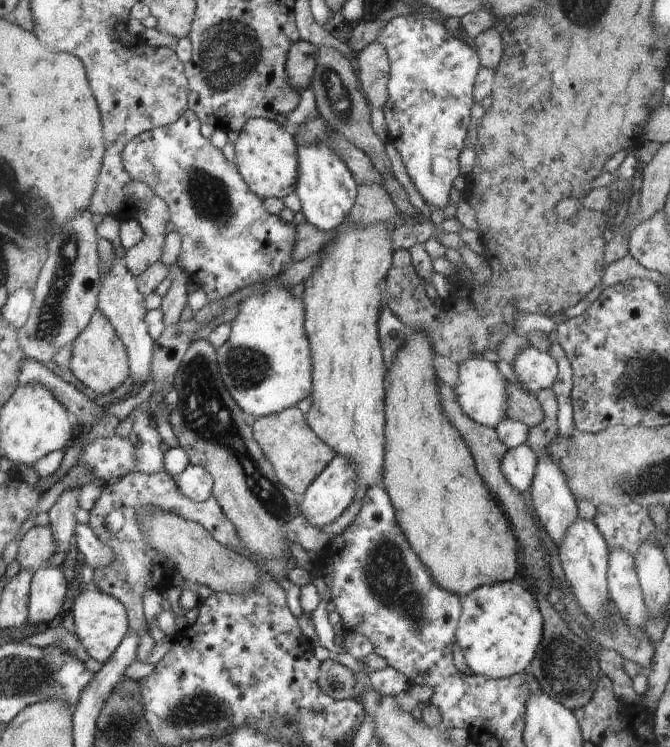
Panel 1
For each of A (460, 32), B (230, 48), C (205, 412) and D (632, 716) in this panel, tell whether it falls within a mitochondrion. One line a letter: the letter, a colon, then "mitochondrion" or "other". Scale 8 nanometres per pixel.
A: other
B: mitochondrion
C: mitochondrion
D: other

